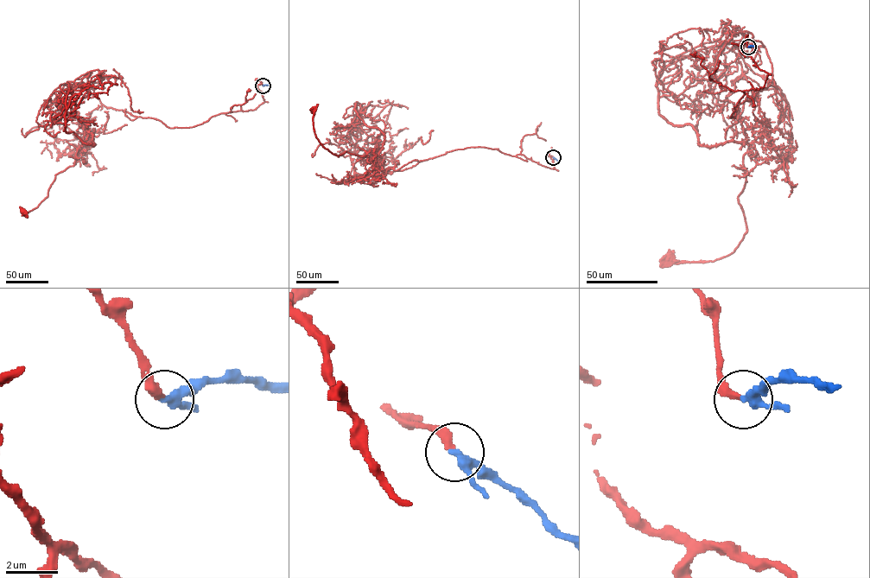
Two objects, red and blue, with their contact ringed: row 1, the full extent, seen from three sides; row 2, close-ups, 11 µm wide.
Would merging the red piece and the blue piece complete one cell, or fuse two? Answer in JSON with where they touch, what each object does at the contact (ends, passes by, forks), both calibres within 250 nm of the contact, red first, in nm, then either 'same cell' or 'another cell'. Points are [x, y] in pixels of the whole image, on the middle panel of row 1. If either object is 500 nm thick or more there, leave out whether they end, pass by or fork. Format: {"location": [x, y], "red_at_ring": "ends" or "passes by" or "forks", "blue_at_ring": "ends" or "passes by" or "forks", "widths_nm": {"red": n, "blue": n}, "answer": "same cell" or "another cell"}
{"location": [553, 157], "red_at_ring": "ends", "blue_at_ring": "passes by", "widths_nm": {"red": 320, "blue": 280}, "answer": "same cell"}

